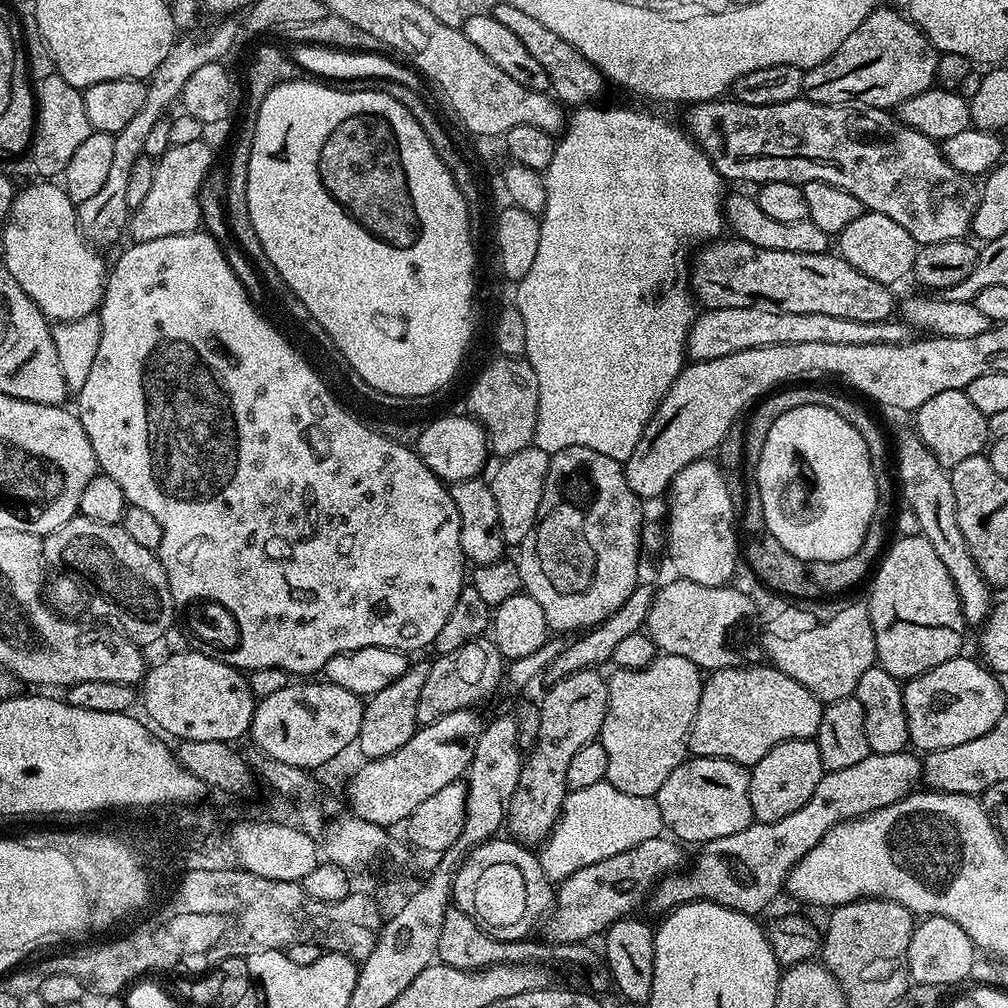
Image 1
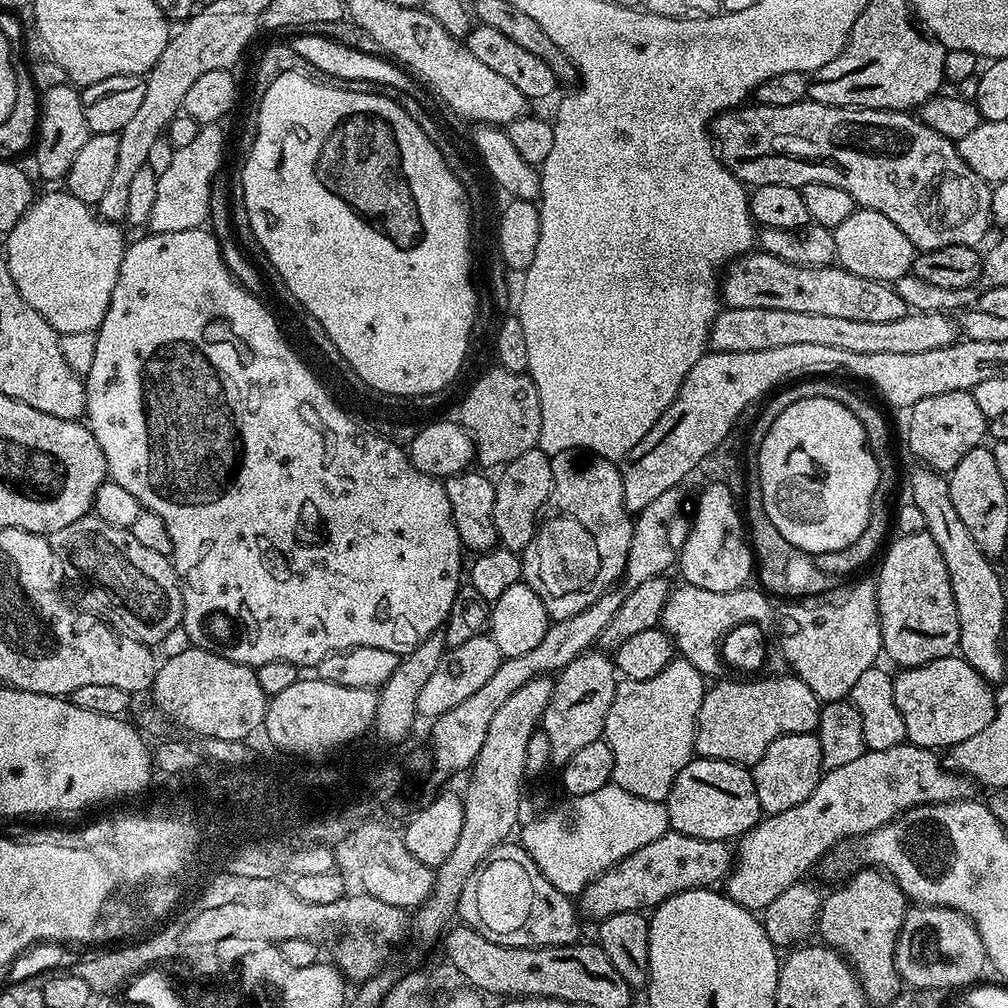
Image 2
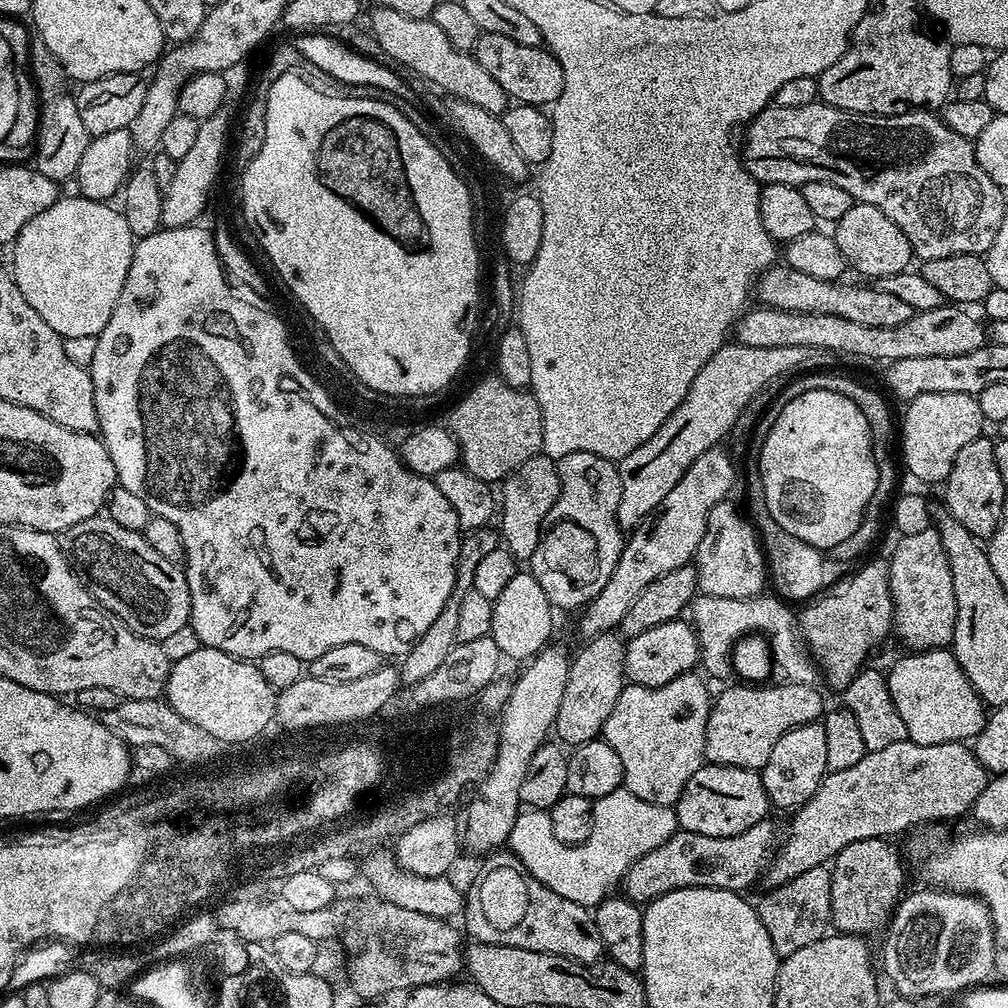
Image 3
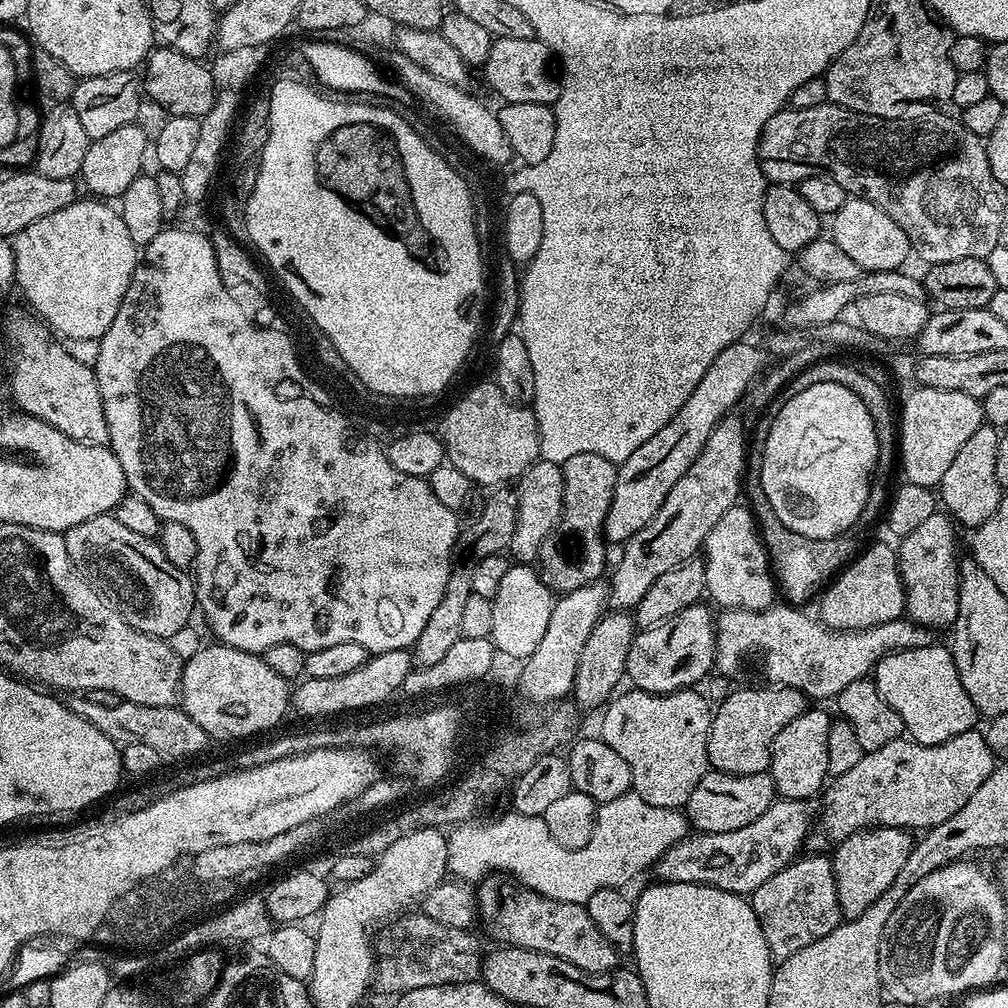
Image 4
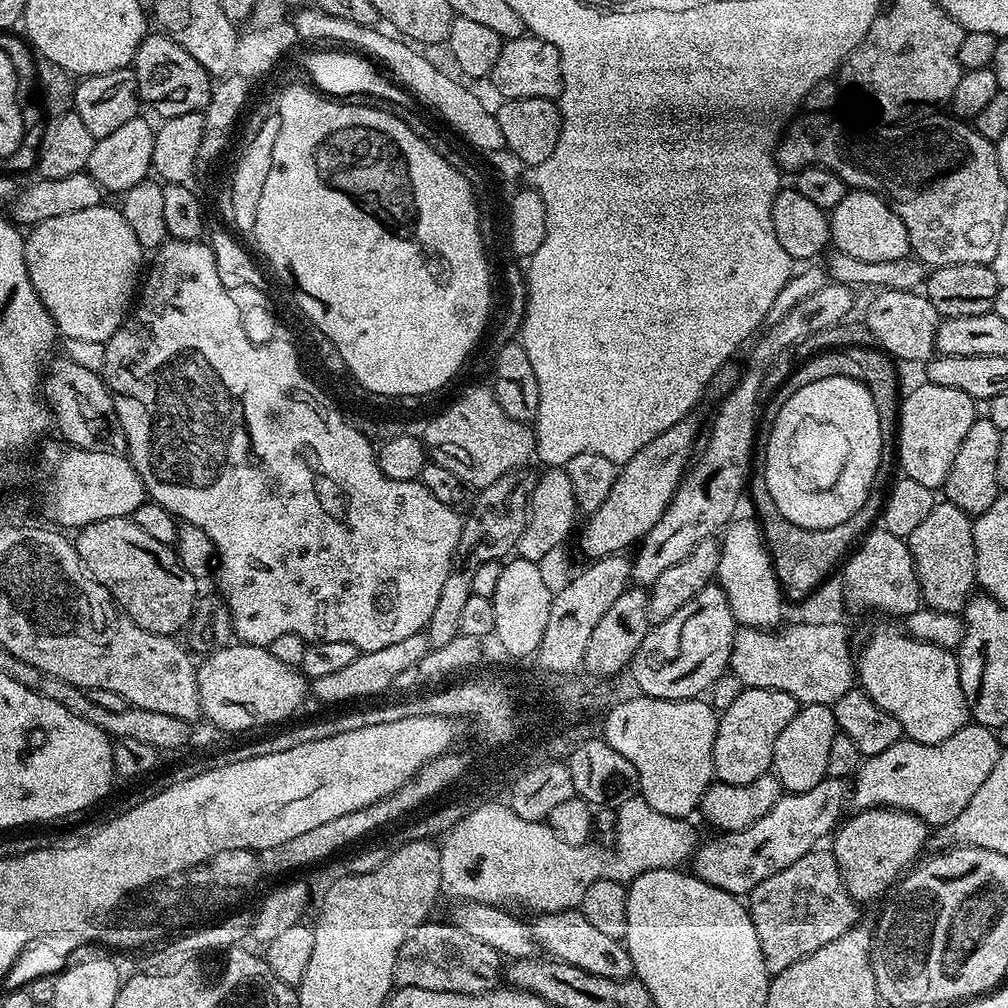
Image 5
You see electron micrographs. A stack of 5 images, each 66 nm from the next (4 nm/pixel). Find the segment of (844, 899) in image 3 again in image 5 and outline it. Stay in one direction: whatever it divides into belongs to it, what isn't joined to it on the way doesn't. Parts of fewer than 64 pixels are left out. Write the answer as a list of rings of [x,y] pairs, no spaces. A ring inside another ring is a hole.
[[[895,808],[861,809],[852,815],[854,816],[848,822],[846,820],[836,830],[832,838],[834,844],[831,844],[830,850],[835,854],[847,892],[856,899],[857,903],[864,904],[876,899],[884,891],[887,893],[918,858],[916,856],[923,846],[925,848],[928,840],[928,826],[919,816]]]

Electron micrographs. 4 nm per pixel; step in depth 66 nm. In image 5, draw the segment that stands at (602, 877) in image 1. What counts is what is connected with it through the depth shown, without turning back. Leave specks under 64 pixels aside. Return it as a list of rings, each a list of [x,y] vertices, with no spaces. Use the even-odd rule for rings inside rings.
[[[825,778],[822,782],[818,782],[818,786],[814,786],[814,790],[781,795],[780,801],[766,814],[762,814],[762,818],[758,818],[754,826],[737,832],[725,832],[717,835],[717,840],[708,840],[705,844],[703,841],[690,861],[691,871],[699,880],[718,890],[728,892],[737,898],[747,897],[749,892],[753,892],[758,885],[766,882],[766,878],[778,874],[778,870],[786,870],[786,866],[794,866],[798,858],[813,851],[823,836],[828,838],[836,832],[842,820],[840,815],[844,812],[844,804],[846,808],[846,801],[850,796],[849,785],[844,784],[847,783],[840,778]]]

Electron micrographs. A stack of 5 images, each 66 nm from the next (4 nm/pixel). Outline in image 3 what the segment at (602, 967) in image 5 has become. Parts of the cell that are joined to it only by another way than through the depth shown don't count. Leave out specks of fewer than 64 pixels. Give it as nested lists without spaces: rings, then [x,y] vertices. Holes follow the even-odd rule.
[[[512,855],[512,862],[502,862],[502,866],[514,870],[522,878],[526,886],[526,906],[516,924],[508,928],[498,928],[496,934],[512,934],[508,938],[524,938],[526,942],[500,940],[497,945],[558,954],[571,960],[577,960],[580,964],[597,963],[605,955],[605,950],[602,938],[598,934],[595,915],[578,902],[570,902],[570,898],[562,898],[562,894],[554,894],[554,890],[538,882],[538,878],[534,878],[534,874],[530,874],[530,870],[526,870],[525,865],[518,866],[518,862],[518,857]],[[522,874],[526,874],[526,878]]]

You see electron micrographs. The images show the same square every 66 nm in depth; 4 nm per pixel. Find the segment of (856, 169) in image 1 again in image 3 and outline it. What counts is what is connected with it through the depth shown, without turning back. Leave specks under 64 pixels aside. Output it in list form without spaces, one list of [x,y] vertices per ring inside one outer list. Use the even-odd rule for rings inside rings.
[[[813,102],[806,106],[794,106],[793,108],[769,106],[763,108],[752,119],[747,125],[746,131],[748,133],[744,136],[744,148],[742,144],[742,163],[744,169],[754,179],[760,181],[761,185],[795,184],[799,186],[806,182],[834,182],[834,186],[842,186],[842,190],[846,190],[846,194],[850,194],[855,203],[872,204],[878,210],[882,210],[882,214],[886,214],[886,218],[890,218],[890,222],[894,222],[894,226],[898,226],[898,230],[902,230],[902,234],[906,234],[913,253],[921,261],[930,258],[946,258],[950,254],[970,254],[971,252],[987,254],[994,242],[994,234],[998,234],[998,226],[1002,226],[1002,218],[1006,214],[1004,190],[996,185],[994,180],[978,164],[973,141],[954,132],[943,123],[939,115],[933,114],[931,111],[917,110],[897,116],[867,116],[861,112],[847,112],[823,102]]]

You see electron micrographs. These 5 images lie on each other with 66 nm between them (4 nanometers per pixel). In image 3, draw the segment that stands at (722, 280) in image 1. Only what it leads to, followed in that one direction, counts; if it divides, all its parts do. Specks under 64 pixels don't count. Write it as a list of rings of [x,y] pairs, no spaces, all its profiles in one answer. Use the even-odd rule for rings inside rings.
[[[773,266],[761,273],[754,284],[754,292],[760,295],[759,303],[769,308],[790,312],[821,312],[850,319],[864,326],[896,327],[906,323],[914,311],[893,294],[884,293],[877,286],[863,288],[860,284],[844,284],[834,280],[810,278],[787,266]]]

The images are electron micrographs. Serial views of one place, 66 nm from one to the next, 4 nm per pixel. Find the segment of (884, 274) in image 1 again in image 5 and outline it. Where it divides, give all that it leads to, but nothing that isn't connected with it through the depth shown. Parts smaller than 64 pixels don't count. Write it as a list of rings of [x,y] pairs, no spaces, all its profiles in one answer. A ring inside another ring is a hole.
[[[845,191],[845,196],[830,212],[831,243],[835,251],[863,262],[891,262],[909,255],[908,235],[895,207],[877,192]]]

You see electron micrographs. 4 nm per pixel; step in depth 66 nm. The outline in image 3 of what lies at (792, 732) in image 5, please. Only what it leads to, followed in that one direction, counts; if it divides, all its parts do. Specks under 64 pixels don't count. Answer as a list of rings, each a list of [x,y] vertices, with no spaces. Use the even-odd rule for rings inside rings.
[[[823,723],[803,724],[790,729],[770,750],[770,758],[759,769],[760,781],[768,795],[769,805],[773,809],[788,808],[795,810],[804,805],[818,790],[828,772],[826,766],[826,730]]]

